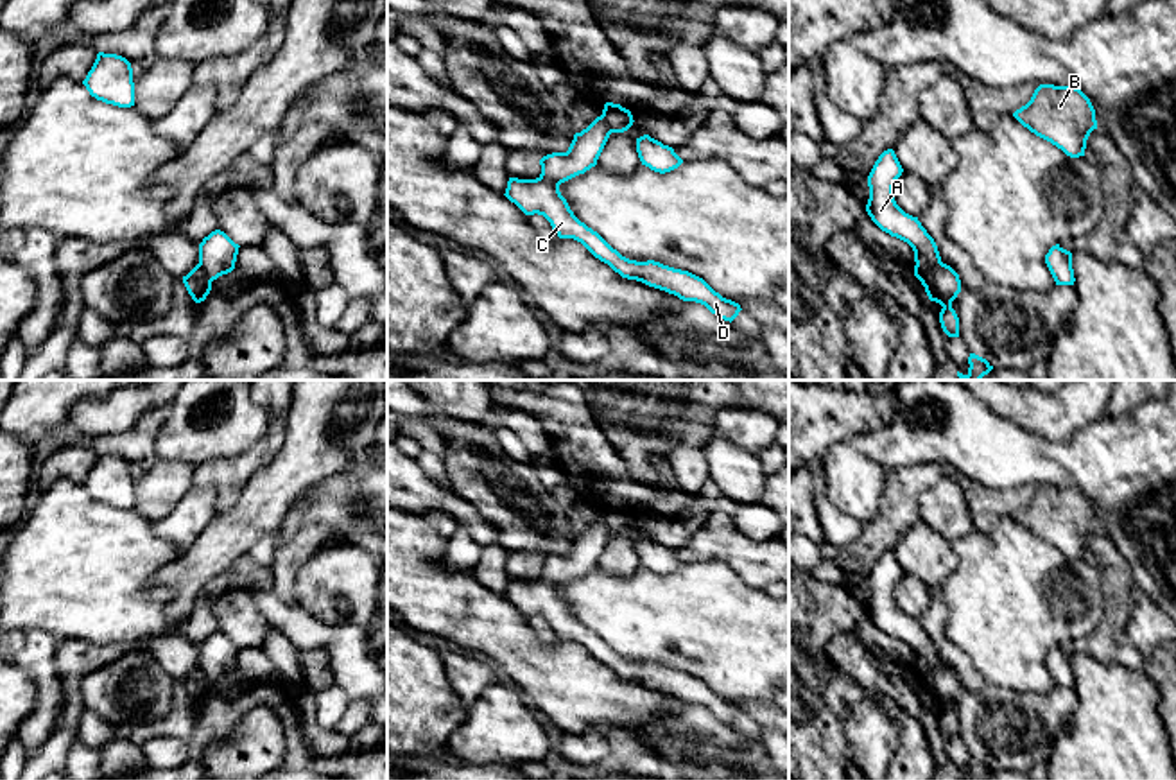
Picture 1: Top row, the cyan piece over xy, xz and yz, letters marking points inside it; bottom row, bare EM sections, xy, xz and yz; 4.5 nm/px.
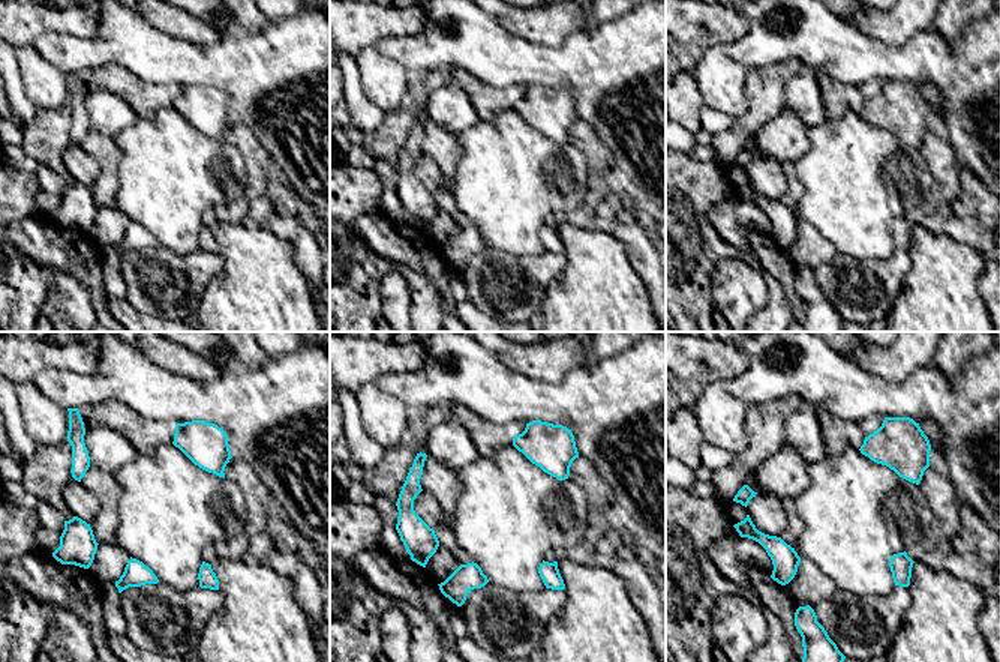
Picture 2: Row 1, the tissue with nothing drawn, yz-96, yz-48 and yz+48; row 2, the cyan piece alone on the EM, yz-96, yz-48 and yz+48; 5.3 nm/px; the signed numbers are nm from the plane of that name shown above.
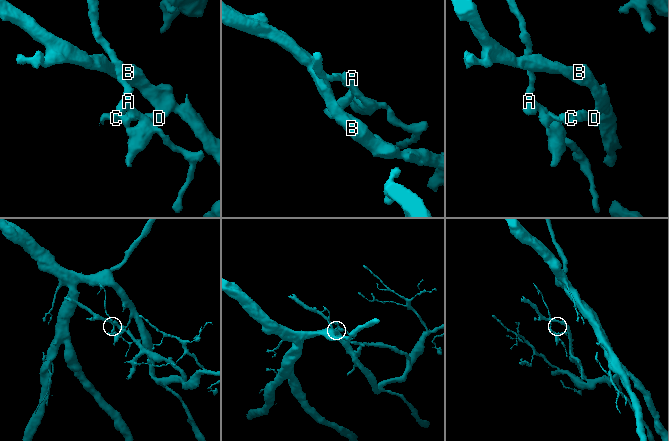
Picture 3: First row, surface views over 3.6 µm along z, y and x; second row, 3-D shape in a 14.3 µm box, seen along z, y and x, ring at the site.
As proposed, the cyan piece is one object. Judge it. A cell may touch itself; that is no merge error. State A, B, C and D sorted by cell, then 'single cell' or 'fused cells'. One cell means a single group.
A / B C D | fused cells

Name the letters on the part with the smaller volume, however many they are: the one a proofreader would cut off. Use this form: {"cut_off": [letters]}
{"cut_off": ["A"]}

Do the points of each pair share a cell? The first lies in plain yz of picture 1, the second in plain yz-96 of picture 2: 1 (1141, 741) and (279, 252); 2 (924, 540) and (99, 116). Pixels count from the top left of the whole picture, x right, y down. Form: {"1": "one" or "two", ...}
{"1": "one", "2": "two"}

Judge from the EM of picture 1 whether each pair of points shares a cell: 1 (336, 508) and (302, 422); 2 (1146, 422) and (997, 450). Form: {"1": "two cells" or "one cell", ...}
{"1": "two cells", "2": "one cell"}

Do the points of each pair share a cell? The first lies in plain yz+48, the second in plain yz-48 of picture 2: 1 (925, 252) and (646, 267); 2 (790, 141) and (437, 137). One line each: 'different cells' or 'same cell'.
1: different cells
2: same cell

